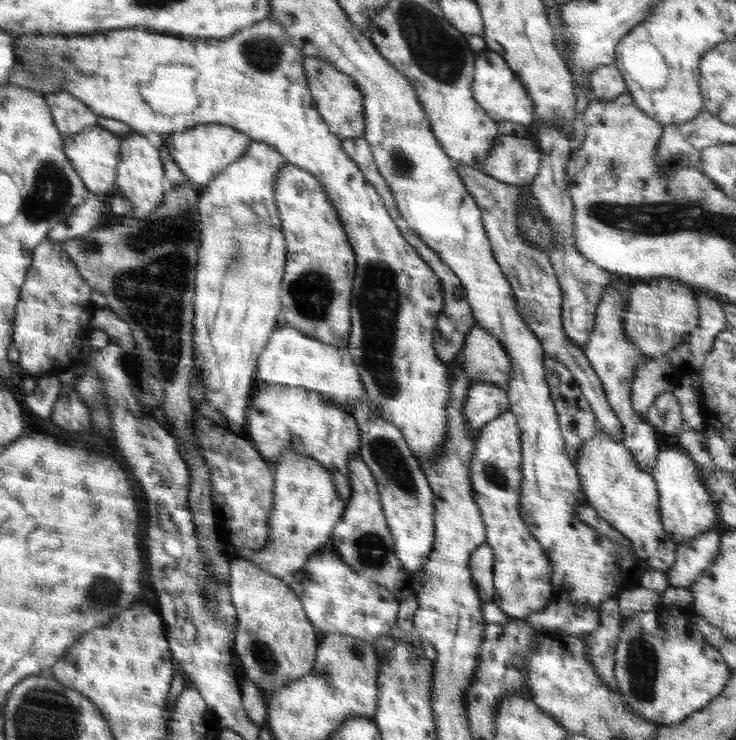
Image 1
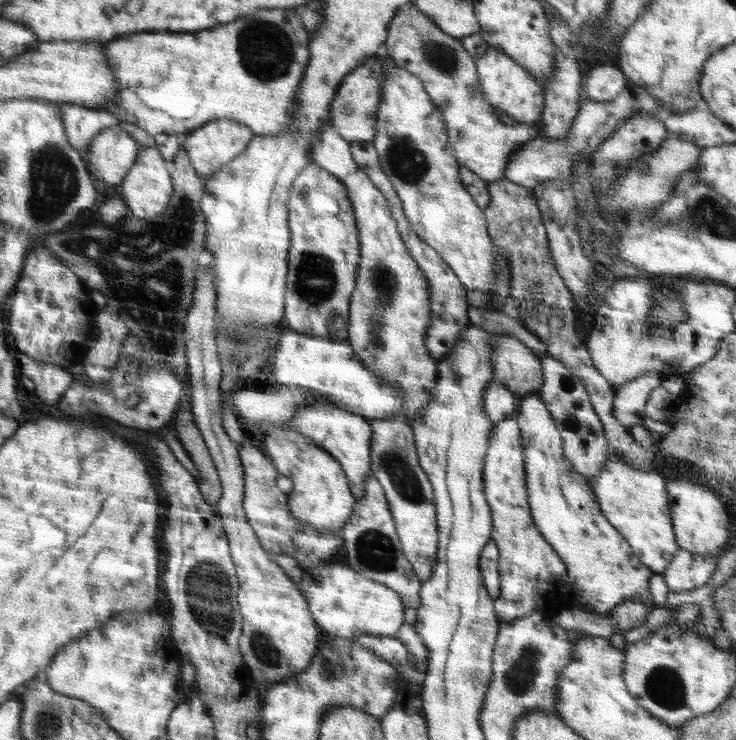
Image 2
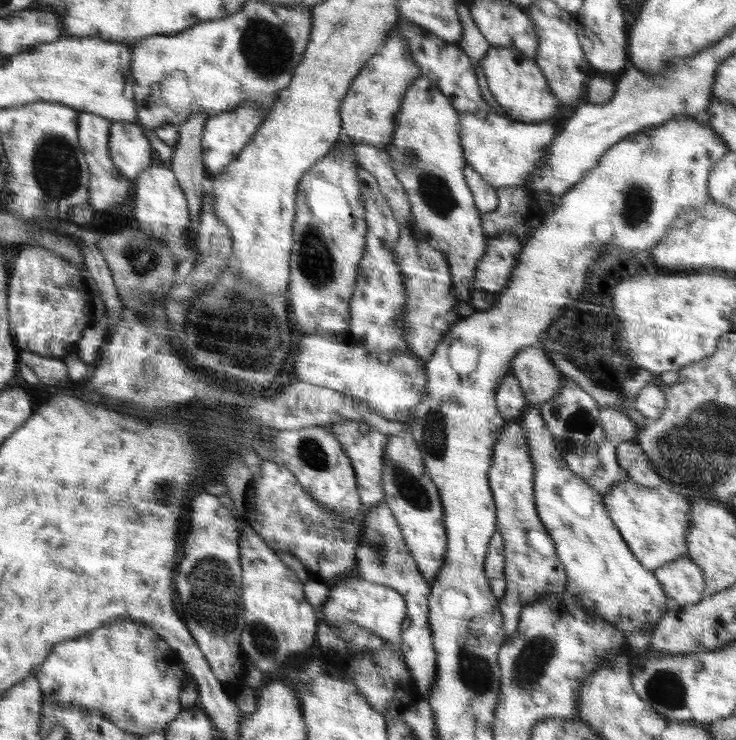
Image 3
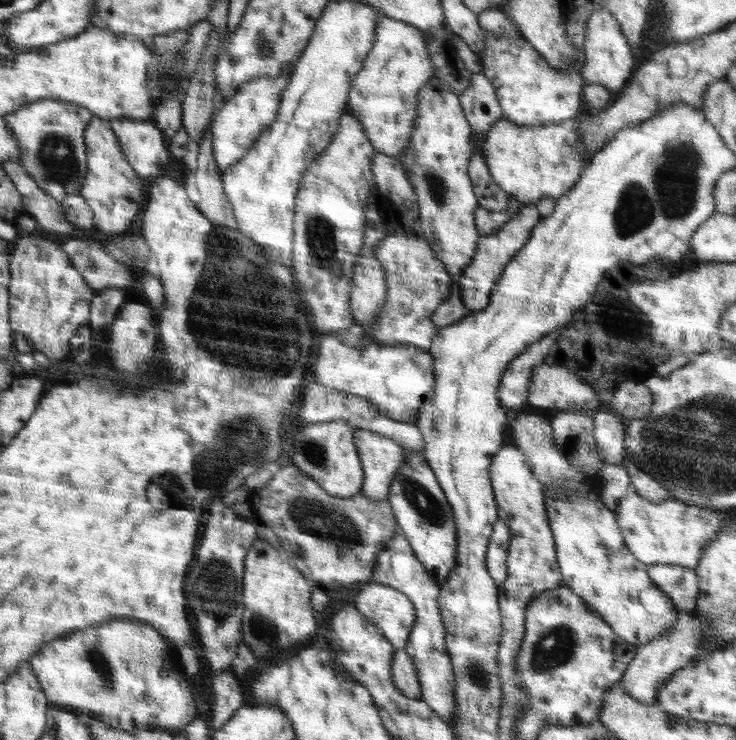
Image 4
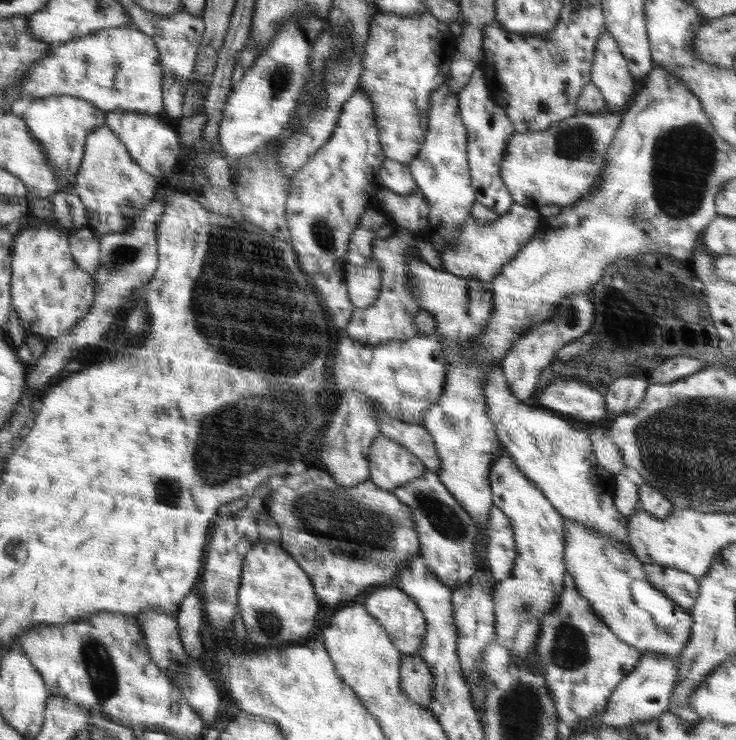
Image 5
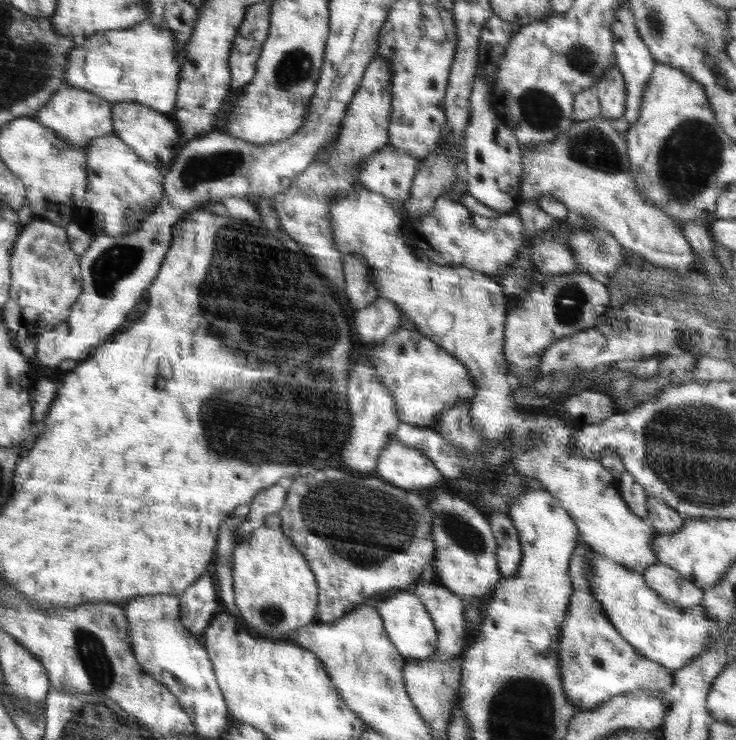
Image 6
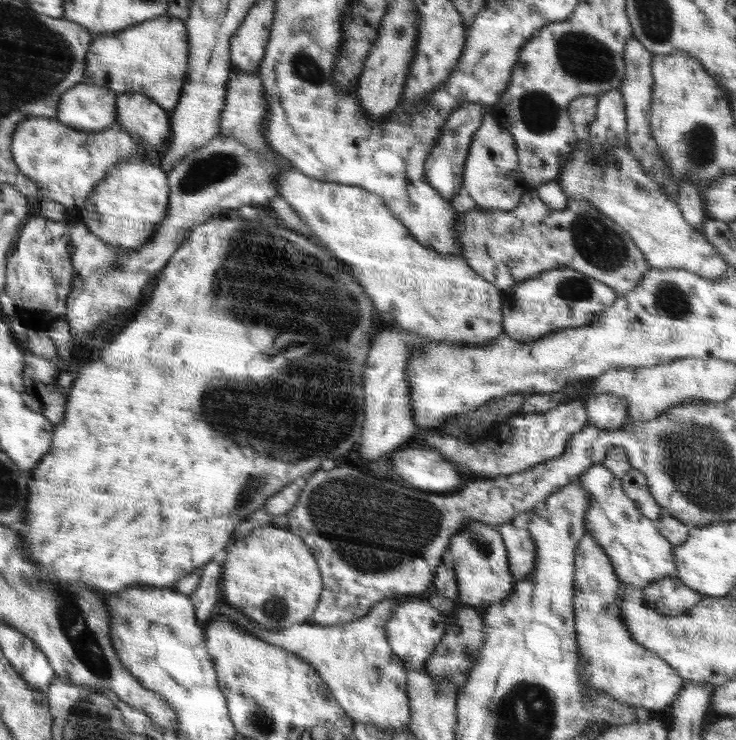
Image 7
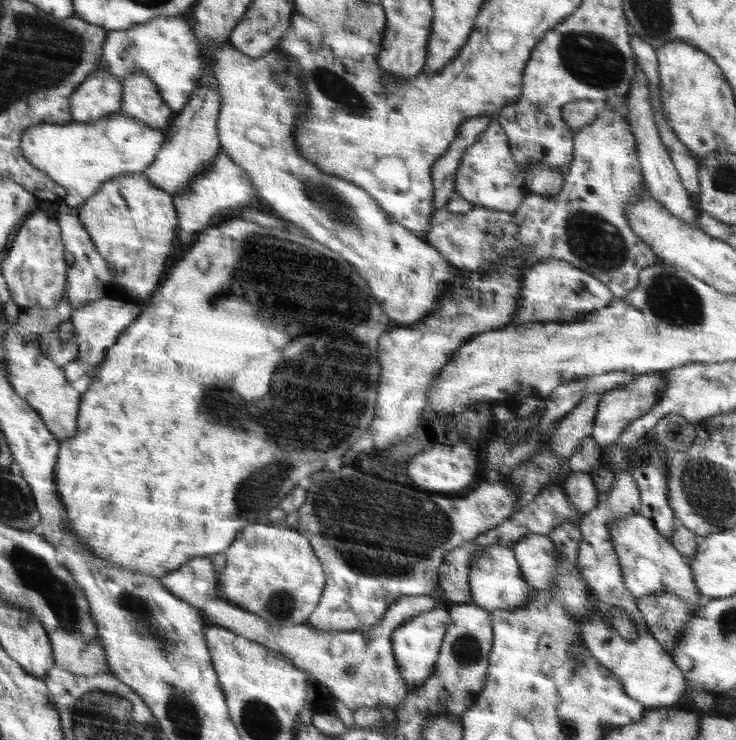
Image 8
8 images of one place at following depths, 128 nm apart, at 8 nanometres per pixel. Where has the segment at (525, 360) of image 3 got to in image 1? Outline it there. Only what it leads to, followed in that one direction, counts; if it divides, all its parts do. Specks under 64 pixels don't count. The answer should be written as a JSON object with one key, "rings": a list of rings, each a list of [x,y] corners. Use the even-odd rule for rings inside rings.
{"rings":[[[472,327],[466,334],[462,348],[455,354],[452,365],[461,366],[475,383],[508,384],[511,377],[510,357],[500,341],[487,330]]]}

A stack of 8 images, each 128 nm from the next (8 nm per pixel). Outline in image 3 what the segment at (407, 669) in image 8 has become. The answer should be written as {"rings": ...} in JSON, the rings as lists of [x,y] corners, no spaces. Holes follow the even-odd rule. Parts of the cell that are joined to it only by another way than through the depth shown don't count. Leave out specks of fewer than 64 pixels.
{"rings":[[[356,575],[348,576],[348,580],[337,580],[329,586],[328,598],[317,609],[320,619],[330,627],[342,627],[344,623],[354,623],[366,628],[383,640],[394,644],[402,642],[402,624],[407,617],[406,601],[399,592],[389,586],[370,582]]]}

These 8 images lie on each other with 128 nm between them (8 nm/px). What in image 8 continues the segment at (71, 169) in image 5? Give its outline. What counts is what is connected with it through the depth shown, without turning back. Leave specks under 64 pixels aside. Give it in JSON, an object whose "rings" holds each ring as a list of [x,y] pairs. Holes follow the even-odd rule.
{"rings":[[[103,69],[91,73],[70,95],[72,122],[94,122],[121,110],[122,78]]]}

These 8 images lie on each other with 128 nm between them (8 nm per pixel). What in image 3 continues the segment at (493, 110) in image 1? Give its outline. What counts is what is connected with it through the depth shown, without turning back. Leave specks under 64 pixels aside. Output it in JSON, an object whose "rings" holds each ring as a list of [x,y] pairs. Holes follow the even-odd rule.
{"rings":[[[491,45],[489,52],[478,62],[486,76],[490,92],[513,122],[550,122],[557,114],[564,114],[566,108],[552,94],[546,77],[543,76],[534,59],[526,58],[514,48]]]}

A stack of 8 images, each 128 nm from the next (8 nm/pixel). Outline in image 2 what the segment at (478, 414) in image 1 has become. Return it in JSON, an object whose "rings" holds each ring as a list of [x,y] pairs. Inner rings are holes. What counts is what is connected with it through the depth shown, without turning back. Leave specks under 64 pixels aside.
{"rings":[[[497,380],[490,381],[484,389],[483,412],[492,423],[502,422],[515,415],[517,410],[517,394],[500,384]]]}

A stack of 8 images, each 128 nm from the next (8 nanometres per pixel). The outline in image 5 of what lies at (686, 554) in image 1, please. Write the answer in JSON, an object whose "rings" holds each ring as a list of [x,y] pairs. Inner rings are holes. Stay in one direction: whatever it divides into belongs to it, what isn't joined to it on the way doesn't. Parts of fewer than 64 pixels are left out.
{"rings":[[[643,565],[650,584],[671,598],[678,608],[689,610],[699,595],[699,580],[692,574],[666,565]]]}

